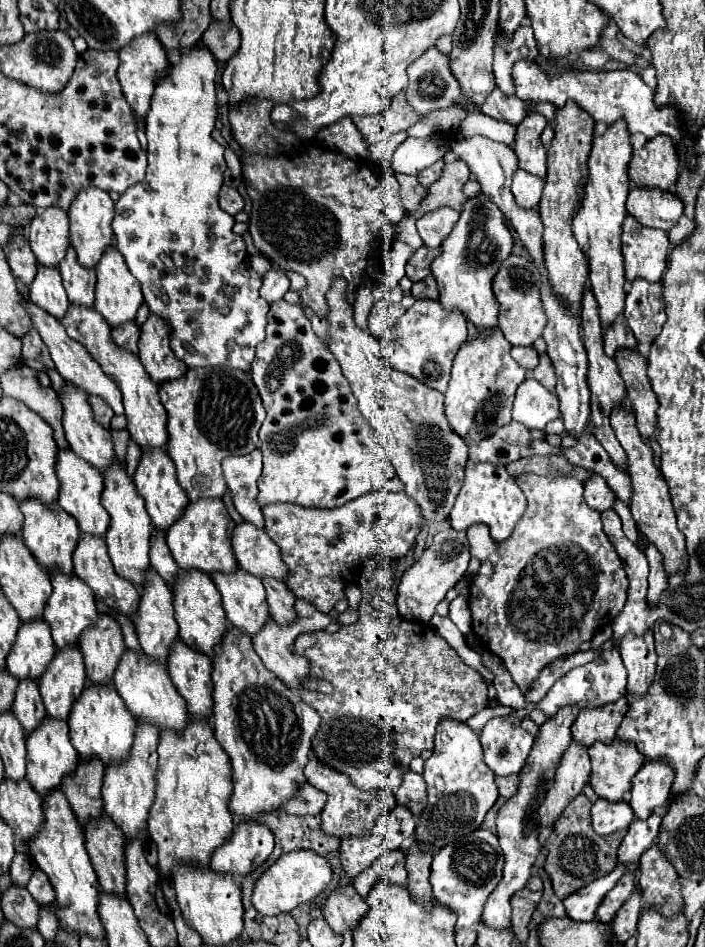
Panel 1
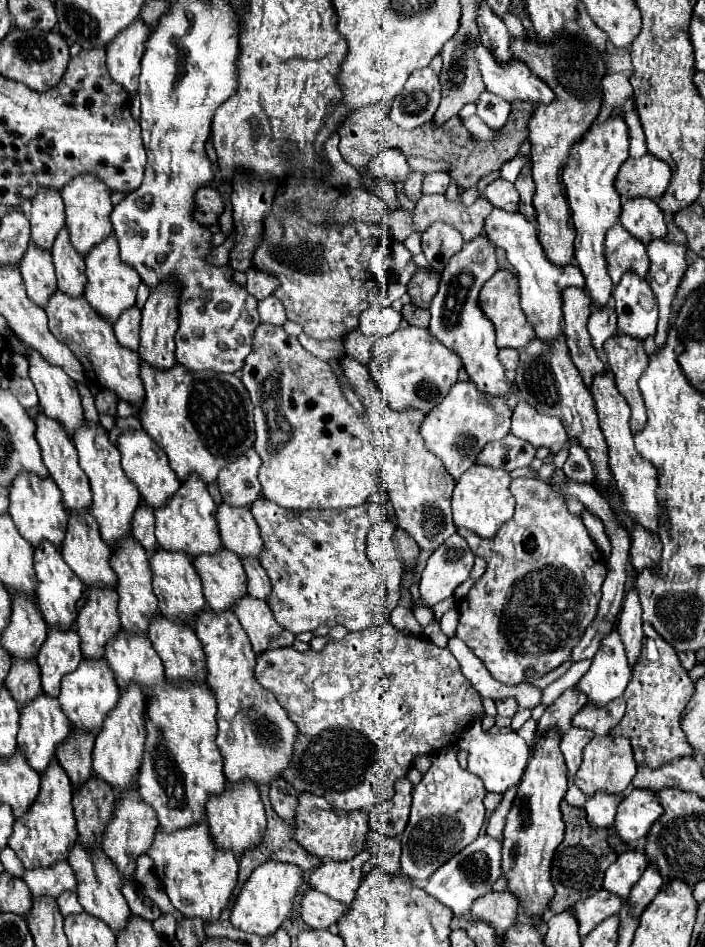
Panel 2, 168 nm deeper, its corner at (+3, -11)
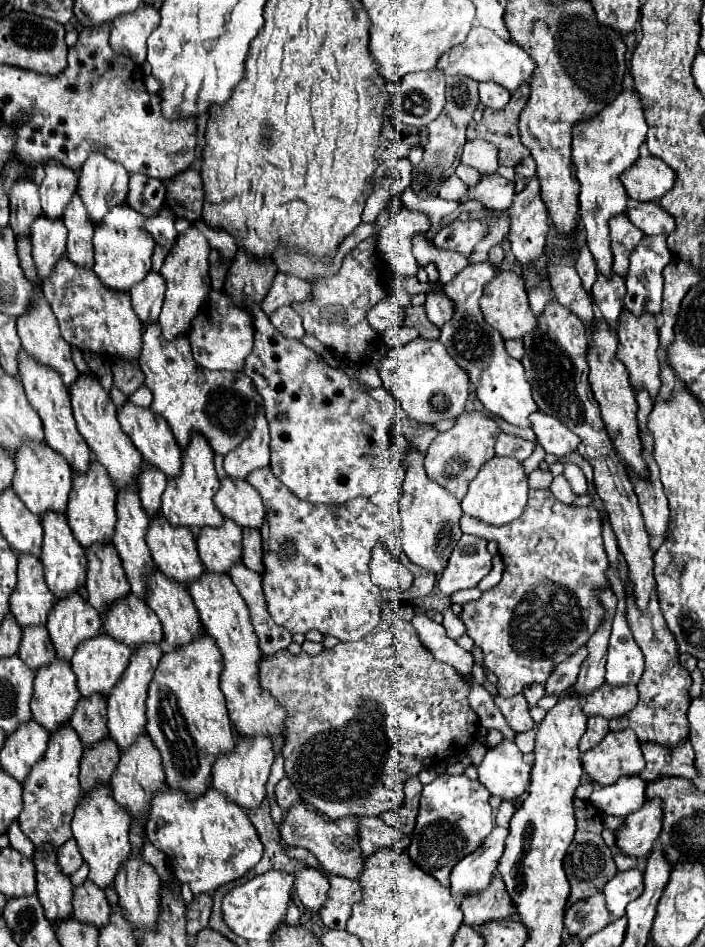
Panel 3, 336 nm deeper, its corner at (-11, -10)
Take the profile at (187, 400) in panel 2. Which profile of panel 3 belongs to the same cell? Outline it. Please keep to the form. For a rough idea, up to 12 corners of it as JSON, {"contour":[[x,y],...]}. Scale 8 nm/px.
{"contour":[[142,327],[150,409],[186,449],[226,455],[258,413],[242,371],[200,369],[188,337]]}

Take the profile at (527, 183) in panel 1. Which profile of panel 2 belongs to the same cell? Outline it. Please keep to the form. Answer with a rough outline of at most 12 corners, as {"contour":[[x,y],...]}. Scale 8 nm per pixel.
{"contour":[[508,180],[490,182],[482,198],[516,212],[518,192]]}

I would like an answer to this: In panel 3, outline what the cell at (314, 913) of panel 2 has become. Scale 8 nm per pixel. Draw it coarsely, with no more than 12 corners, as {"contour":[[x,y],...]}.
{"contour":[[306,867],[294,891],[312,911],[328,901],[328,879]]}

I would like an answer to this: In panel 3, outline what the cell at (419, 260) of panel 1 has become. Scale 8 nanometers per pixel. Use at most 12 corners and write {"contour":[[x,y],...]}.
{"contour":[[444,291],[426,293],[428,319],[442,327],[454,313]]}

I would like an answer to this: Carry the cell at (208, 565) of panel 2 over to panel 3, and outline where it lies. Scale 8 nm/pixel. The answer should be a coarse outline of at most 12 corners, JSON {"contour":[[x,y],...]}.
{"contour":[[226,519],[200,531],[198,553],[210,573],[242,563],[242,529]]}

